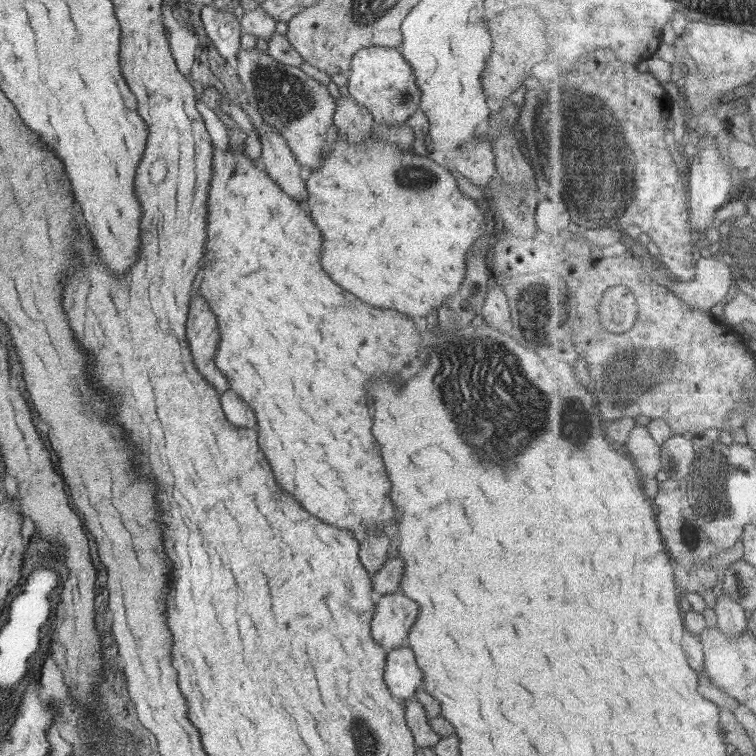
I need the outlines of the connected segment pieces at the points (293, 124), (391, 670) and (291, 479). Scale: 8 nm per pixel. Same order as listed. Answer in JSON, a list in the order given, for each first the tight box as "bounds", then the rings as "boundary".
[{"bounds":[237,47,336,169],"boundary":[[[258,47],[251,50],[241,48],[237,61],[243,98],[263,116],[266,124],[281,132],[295,154],[296,162],[317,169],[322,165],[323,154],[335,132],[336,99],[328,93],[327,86],[308,76],[300,67],[274,60]]]},{"bounds":[383,646,423,700],"boundary":[[[407,646],[387,654],[383,675],[388,690],[398,700],[412,699],[414,691],[423,684],[414,652]]]},{"bounds":[198,147,422,540],"boundary":[[[229,147],[226,150],[214,148],[209,186],[207,198],[207,204],[209,204],[207,208],[209,216],[207,218],[210,220],[210,224],[208,224],[208,254],[206,254],[204,278],[202,278],[198,294],[210,304],[210,310],[216,314],[216,322],[218,322],[218,330],[220,330],[216,366],[226,376],[229,388],[232,388],[240,398],[244,398],[254,408],[259,434],[258,442],[261,449],[266,450],[264,454],[268,456],[268,462],[270,462],[274,476],[280,482],[280,486],[284,490],[288,490],[290,494],[294,494],[296,500],[308,512],[318,516],[320,520],[334,524],[334,526],[340,526],[340,528],[348,528],[350,532],[354,532],[354,536],[358,536],[358,540],[362,540],[366,528],[370,528],[370,526],[382,528],[384,522],[394,524],[394,516],[396,516],[392,502],[386,498],[386,494],[390,490],[390,482],[388,482],[388,476],[384,472],[382,458],[380,458],[380,446],[370,432],[372,414],[366,406],[368,404],[368,396],[366,396],[368,390],[366,388],[368,388],[372,374],[376,374],[376,372],[394,374],[400,370],[400,366],[412,362],[418,356],[418,350],[422,346],[420,332],[416,330],[416,324],[408,316],[404,316],[396,310],[372,308],[366,302],[362,302],[360,298],[356,298],[354,294],[344,292],[338,284],[334,284],[328,278],[328,274],[324,274],[324,270],[320,266],[320,249],[323,238],[321,238],[320,231],[318,231],[318,227],[311,219],[307,209],[287,192],[284,192],[269,177],[265,169],[254,165],[247,150],[240,152],[232,151]]]}]

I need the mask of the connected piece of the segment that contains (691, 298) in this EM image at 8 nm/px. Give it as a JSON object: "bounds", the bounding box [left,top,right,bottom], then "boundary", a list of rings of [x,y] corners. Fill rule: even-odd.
{"bounds":[679,257,734,311],"boundary":[[[719,257],[701,259],[698,267],[693,281],[682,282],[679,295],[692,306],[710,311],[728,298],[734,282],[733,270],[726,260]]]}

